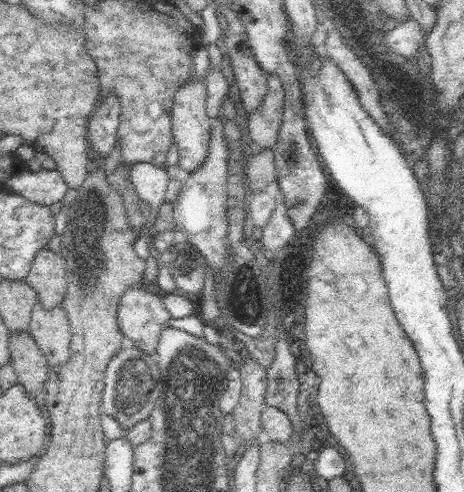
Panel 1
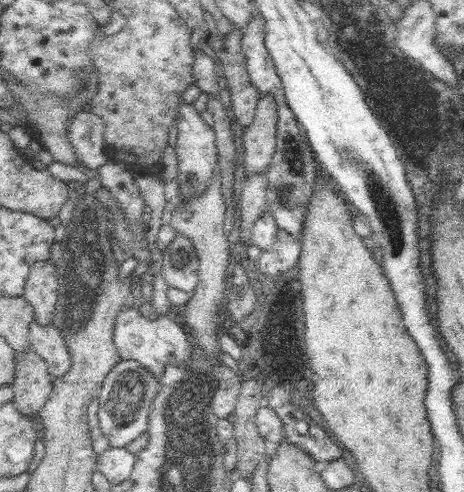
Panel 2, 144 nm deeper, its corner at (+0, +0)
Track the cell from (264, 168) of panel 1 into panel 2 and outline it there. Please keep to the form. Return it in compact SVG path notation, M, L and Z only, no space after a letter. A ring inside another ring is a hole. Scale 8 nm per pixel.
M257 174L245 180L241 194L239 194L239 212L241 212L241 222L239 222L239 236L243 246L253 244L253 224L267 212L265 210L265 190L267 190L267 174Z

